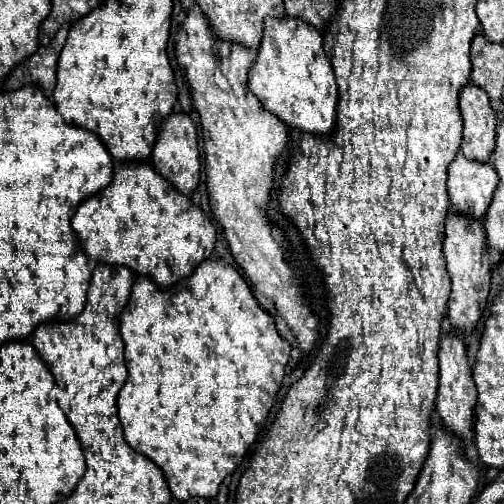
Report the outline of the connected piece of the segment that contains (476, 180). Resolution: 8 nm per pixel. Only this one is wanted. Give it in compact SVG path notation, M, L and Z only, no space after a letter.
M462 153L448 165L448 195L456 211L482 219L498 187L492 163L466 159Z

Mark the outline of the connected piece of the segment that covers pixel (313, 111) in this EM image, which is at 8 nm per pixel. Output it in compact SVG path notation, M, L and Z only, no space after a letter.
M264 19L258 57L248 71L248 89L262 99L264 109L274 113L288 127L326 135L336 125L334 111L338 103L338 85L334 81L334 71L326 59L320 31L302 19Z

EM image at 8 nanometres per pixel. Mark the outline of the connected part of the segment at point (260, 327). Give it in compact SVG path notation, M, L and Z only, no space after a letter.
M206 259L204 263L200 263L200 267L196 267L192 277L182 279L182 283L172 285L170 289L160 289L156 287L156 283L150 283L148 277L138 277L132 287L130 301L120 315L120 331L124 339L128 379L122 391L118 393L118 417L124 429L126 443L136 453L146 455L150 461L154 461L162 469L166 483L178 501L188 501L192 497L216 497L220 483L226 479L226 475L234 473L234 469L244 461L250 445L256 441L260 429L266 425L266 417L270 415L270 409L276 403L276 395L282 385L286 365L290 361L290 351L292 351L290 343L278 335L274 319L256 303L244 277L226 261L214 261L214 259Z

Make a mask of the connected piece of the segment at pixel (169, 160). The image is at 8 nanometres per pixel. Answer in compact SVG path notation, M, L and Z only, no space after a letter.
M172 113L168 115L168 119L164 119L154 151L152 151L152 157L150 157L150 163L180 193L184 193L186 197L192 197L194 189L198 187L198 179L200 179L200 151L198 151L196 127L186 113Z

